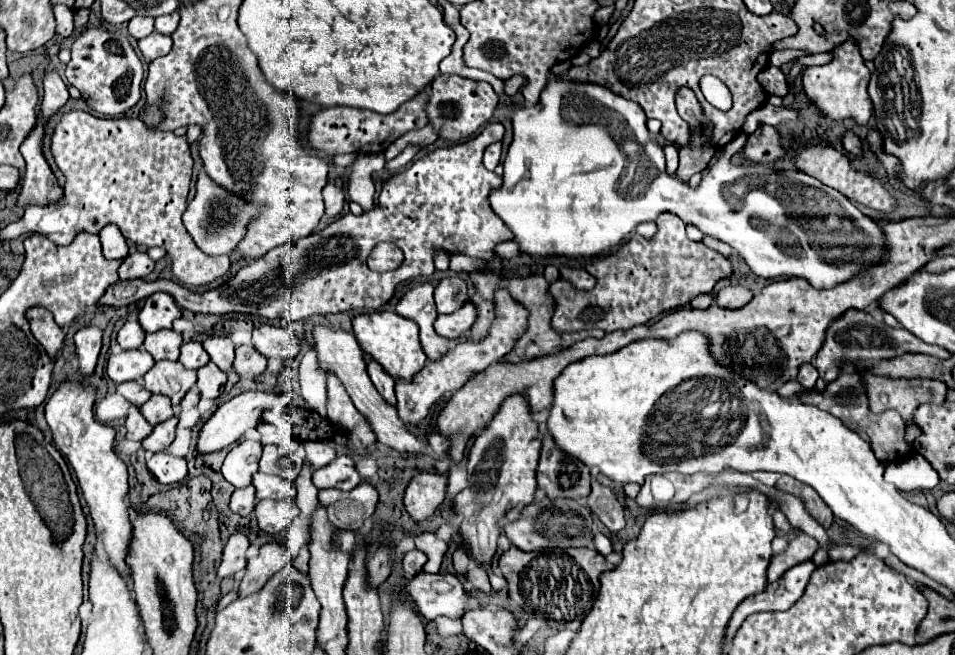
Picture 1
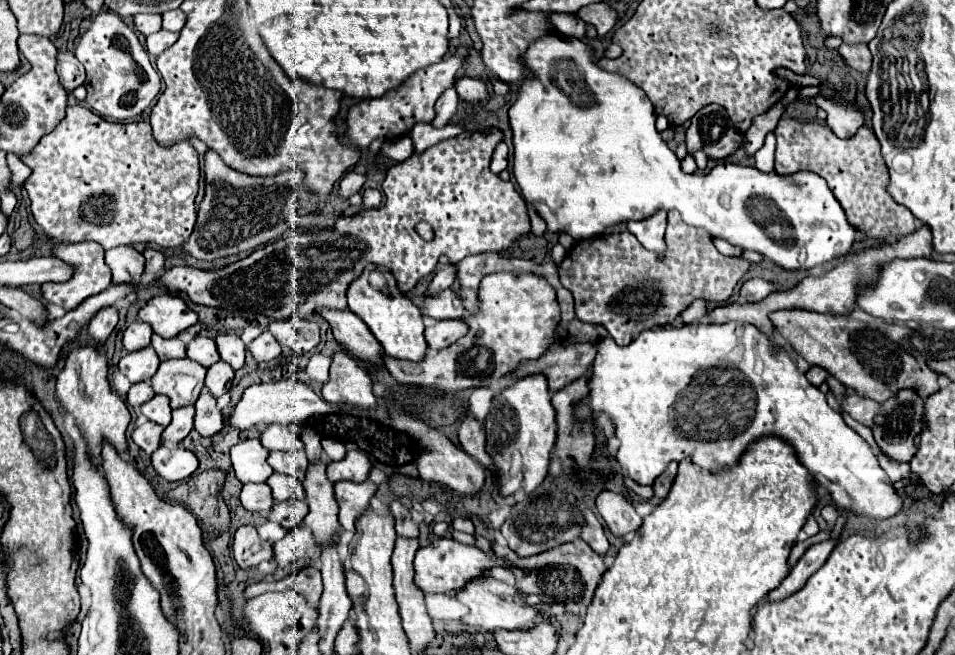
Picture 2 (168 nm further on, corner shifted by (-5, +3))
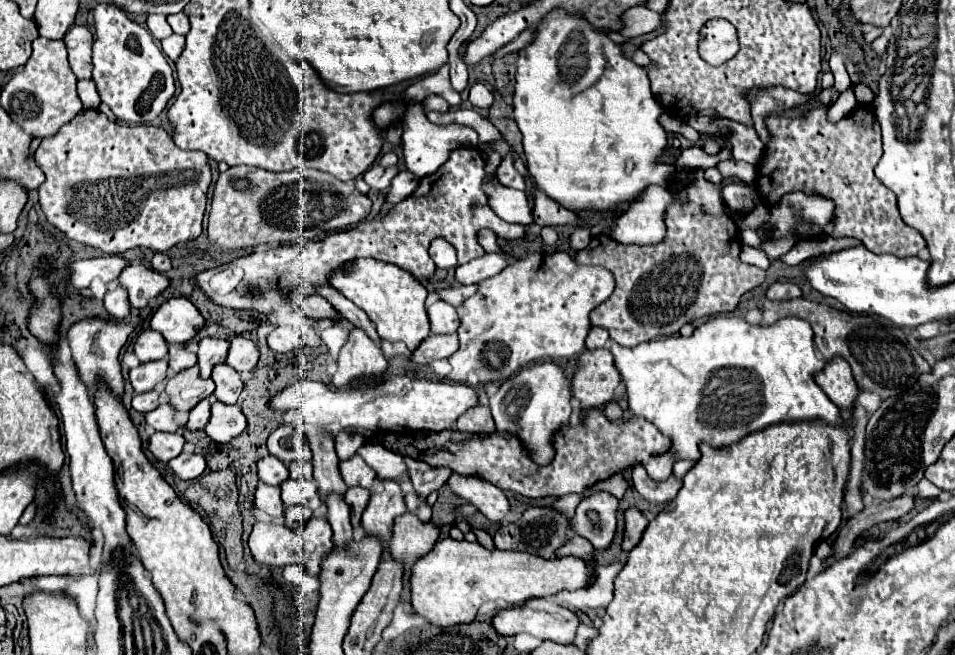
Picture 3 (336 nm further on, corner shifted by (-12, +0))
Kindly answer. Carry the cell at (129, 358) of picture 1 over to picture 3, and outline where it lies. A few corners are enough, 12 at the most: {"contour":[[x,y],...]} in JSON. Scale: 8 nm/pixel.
{"contour":[[164,359],[130,369],[130,383],[144,393],[166,379]]}

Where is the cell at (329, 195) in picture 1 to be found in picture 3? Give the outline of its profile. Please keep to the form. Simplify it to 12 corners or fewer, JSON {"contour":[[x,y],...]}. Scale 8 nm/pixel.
{"contour":[[372,165],[364,173],[364,181],[372,189],[388,189],[398,165]]}

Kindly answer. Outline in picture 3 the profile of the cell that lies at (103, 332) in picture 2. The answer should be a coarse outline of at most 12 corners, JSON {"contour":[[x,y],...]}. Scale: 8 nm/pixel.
{"contour":[[122,285],[106,291],[104,305],[112,319],[130,315],[128,293]]}

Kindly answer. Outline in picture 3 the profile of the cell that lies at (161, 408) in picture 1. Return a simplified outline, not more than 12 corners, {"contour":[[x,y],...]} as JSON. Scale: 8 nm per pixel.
{"contour":[[162,403],[146,413],[156,431],[178,431],[174,407]]}

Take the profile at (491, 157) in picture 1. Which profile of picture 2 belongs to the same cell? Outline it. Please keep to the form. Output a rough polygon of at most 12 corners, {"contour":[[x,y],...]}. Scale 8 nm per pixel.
{"contour":[[505,142],[497,144],[491,170],[495,174],[507,168],[507,154]]}

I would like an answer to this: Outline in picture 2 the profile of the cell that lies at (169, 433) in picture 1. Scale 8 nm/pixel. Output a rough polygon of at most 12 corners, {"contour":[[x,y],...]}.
{"contour":[[193,406],[173,410],[161,434],[163,444],[179,444],[193,430]]}

